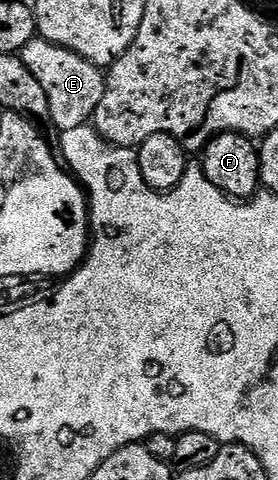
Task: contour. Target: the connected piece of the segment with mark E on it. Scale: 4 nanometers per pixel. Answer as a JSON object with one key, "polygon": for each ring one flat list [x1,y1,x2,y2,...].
{"polygon":[[39,37,31,39,18,53,19,59,30,69,30,73,42,85,48,98,52,120,57,132,85,126,95,116,104,92,105,72,86,61,78,53]]}

